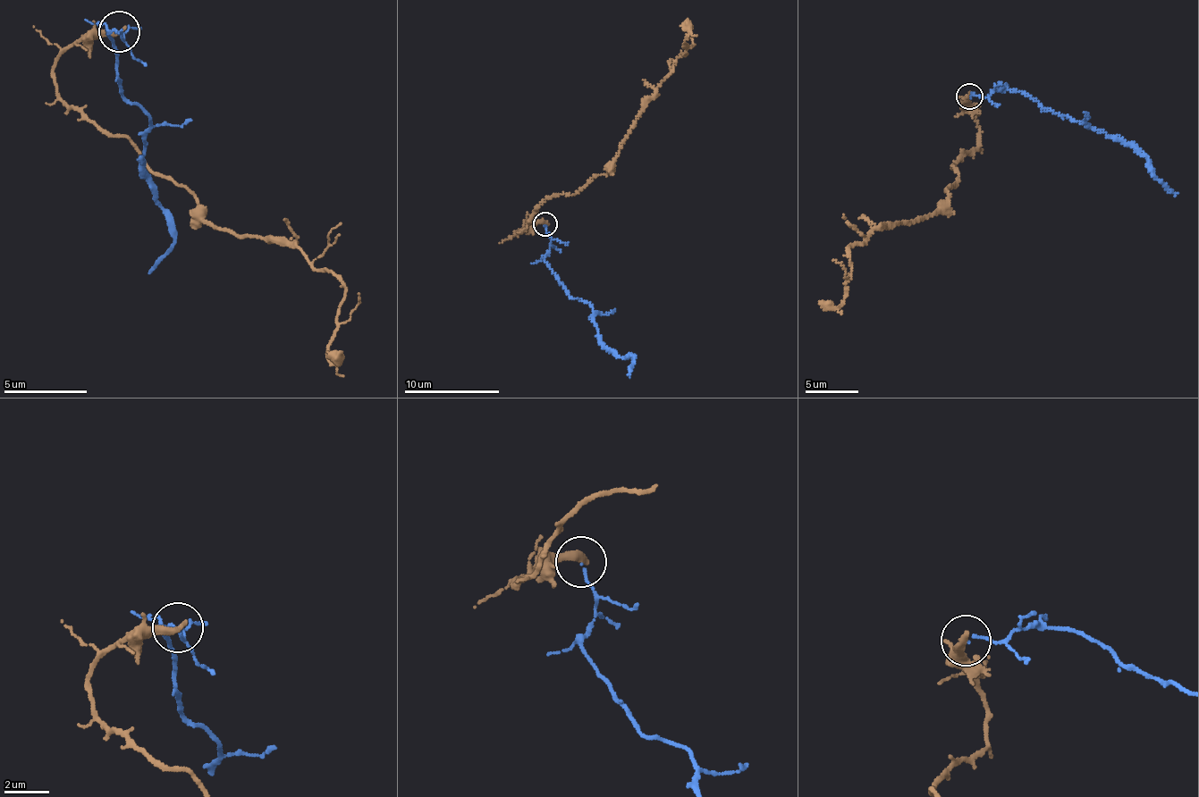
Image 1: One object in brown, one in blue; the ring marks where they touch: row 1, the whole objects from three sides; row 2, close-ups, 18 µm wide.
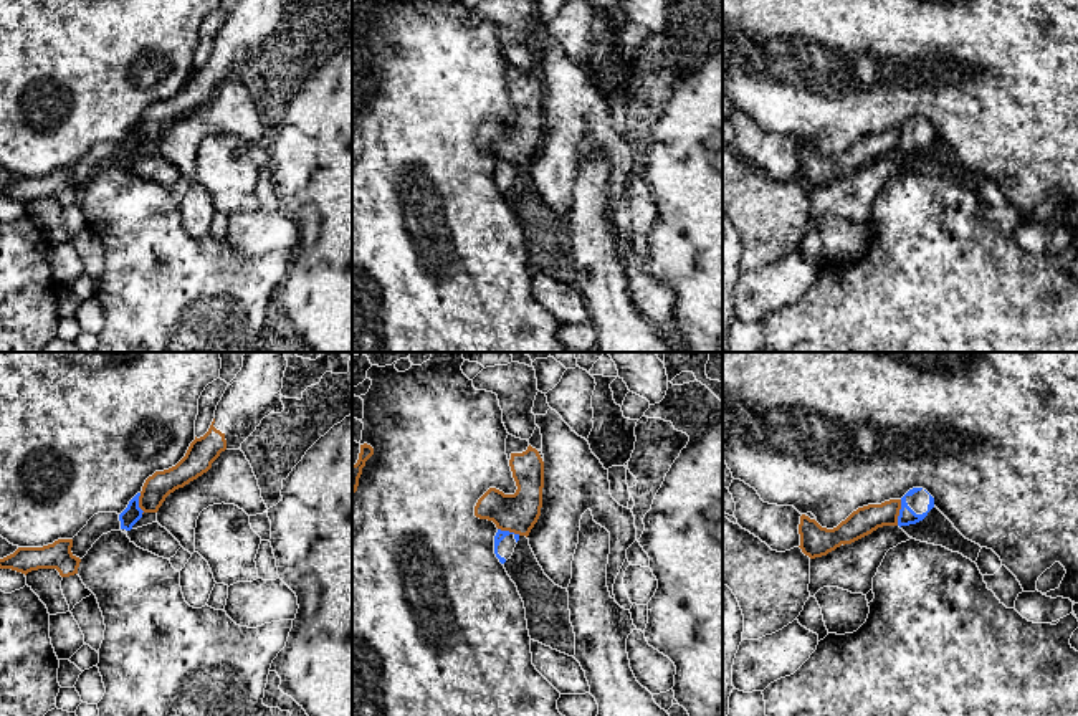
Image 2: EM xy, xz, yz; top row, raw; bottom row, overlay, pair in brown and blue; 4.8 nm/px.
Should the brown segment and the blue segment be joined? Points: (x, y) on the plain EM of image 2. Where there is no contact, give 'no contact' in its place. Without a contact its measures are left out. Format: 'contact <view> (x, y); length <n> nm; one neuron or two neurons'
contact yz (898, 143); length 130 nm; two neurons

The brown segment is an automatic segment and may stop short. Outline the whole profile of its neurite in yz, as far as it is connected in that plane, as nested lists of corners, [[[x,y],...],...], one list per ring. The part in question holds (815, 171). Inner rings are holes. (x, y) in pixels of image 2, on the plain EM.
[[[890,129],[881,134],[868,134],[853,141],[837,157],[822,157],[815,149],[800,146],[800,179],[810,189],[827,185],[842,174],[851,174],[878,157],[898,155],[901,129]]]

